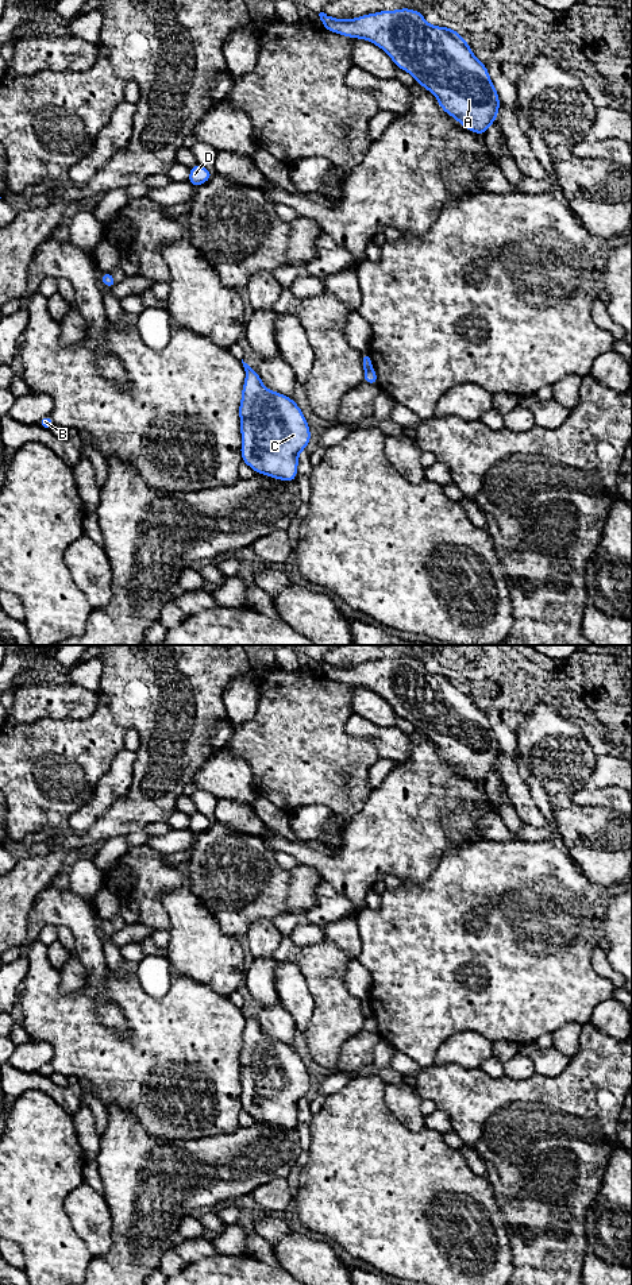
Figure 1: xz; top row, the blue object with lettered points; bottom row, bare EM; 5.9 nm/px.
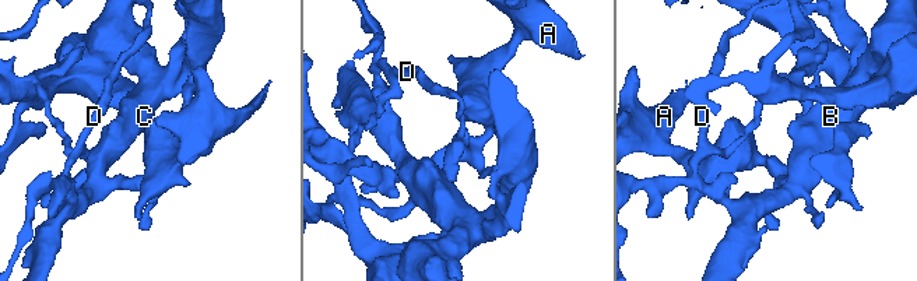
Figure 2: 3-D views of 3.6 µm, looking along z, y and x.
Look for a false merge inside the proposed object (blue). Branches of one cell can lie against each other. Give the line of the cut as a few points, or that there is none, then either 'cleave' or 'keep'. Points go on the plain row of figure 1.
cut xz (372, 1015), (365, 1019); cleave

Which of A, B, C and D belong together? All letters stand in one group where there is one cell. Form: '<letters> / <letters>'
A C D / B

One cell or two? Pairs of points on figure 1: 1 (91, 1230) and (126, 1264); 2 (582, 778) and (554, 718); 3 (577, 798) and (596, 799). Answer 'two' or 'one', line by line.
1: two
2: one
3: one

